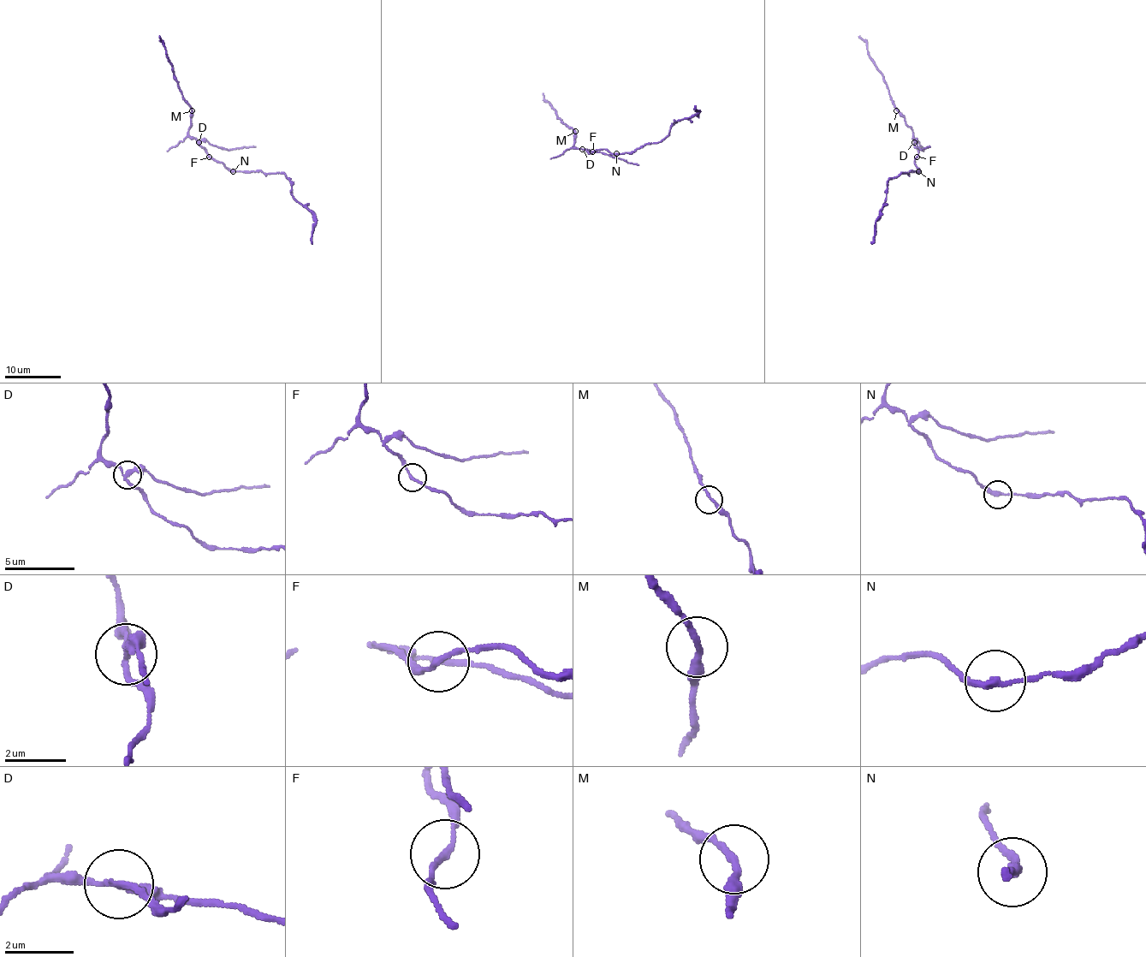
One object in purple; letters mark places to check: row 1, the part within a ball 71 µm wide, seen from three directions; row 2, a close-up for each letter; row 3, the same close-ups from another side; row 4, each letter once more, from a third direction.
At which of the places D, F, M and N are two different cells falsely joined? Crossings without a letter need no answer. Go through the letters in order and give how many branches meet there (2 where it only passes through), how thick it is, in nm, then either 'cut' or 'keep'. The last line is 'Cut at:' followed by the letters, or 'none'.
D: 3 | 200 nm | cut
F: 2 | 160 nm | keep
M: 2 | 200 nm | keep
N: 2 | 200 nm | cut
Cut at: D, N

